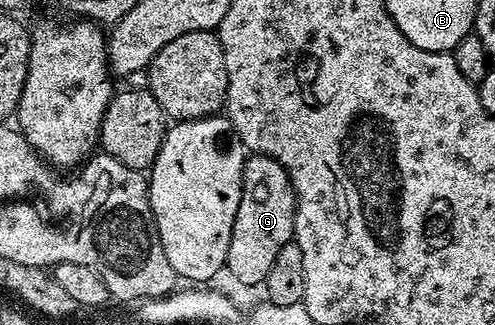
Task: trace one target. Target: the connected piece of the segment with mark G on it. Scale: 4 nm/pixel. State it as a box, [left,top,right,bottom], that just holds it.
[227,155,296,287]

